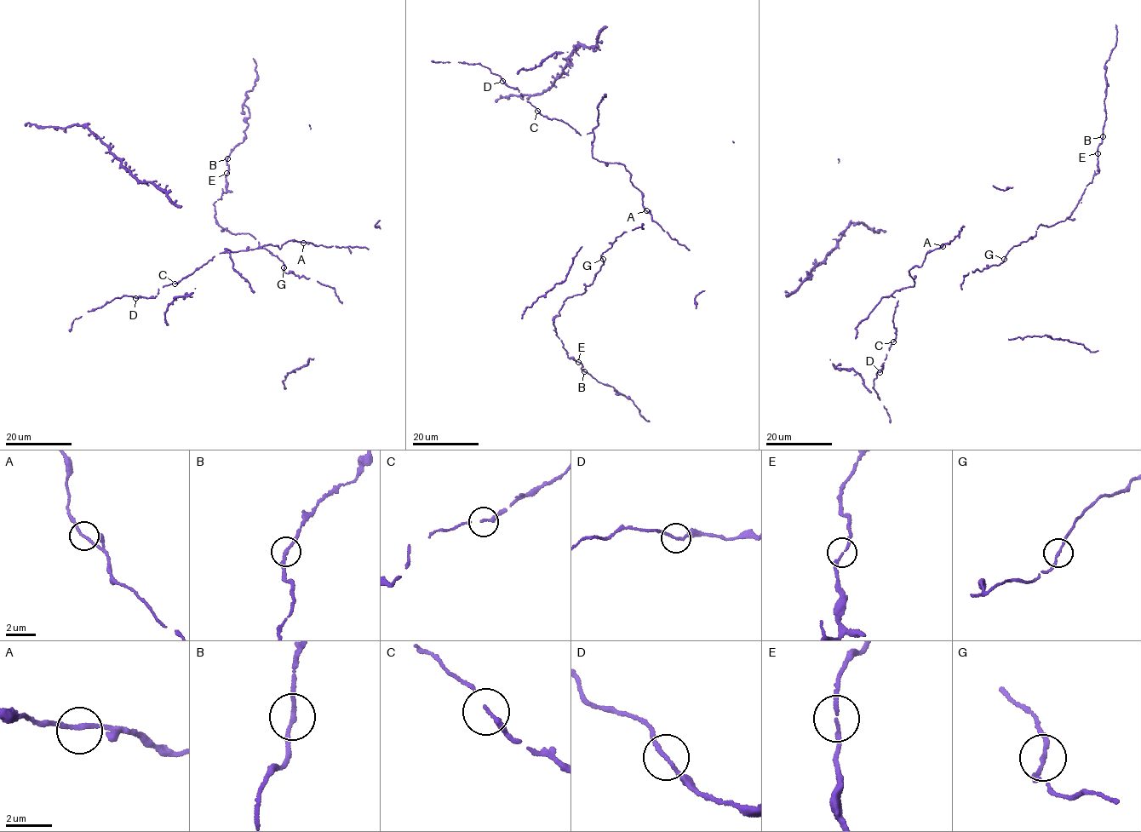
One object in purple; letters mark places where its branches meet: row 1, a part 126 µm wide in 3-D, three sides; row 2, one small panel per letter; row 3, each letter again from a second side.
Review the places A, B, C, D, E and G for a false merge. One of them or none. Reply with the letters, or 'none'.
none

